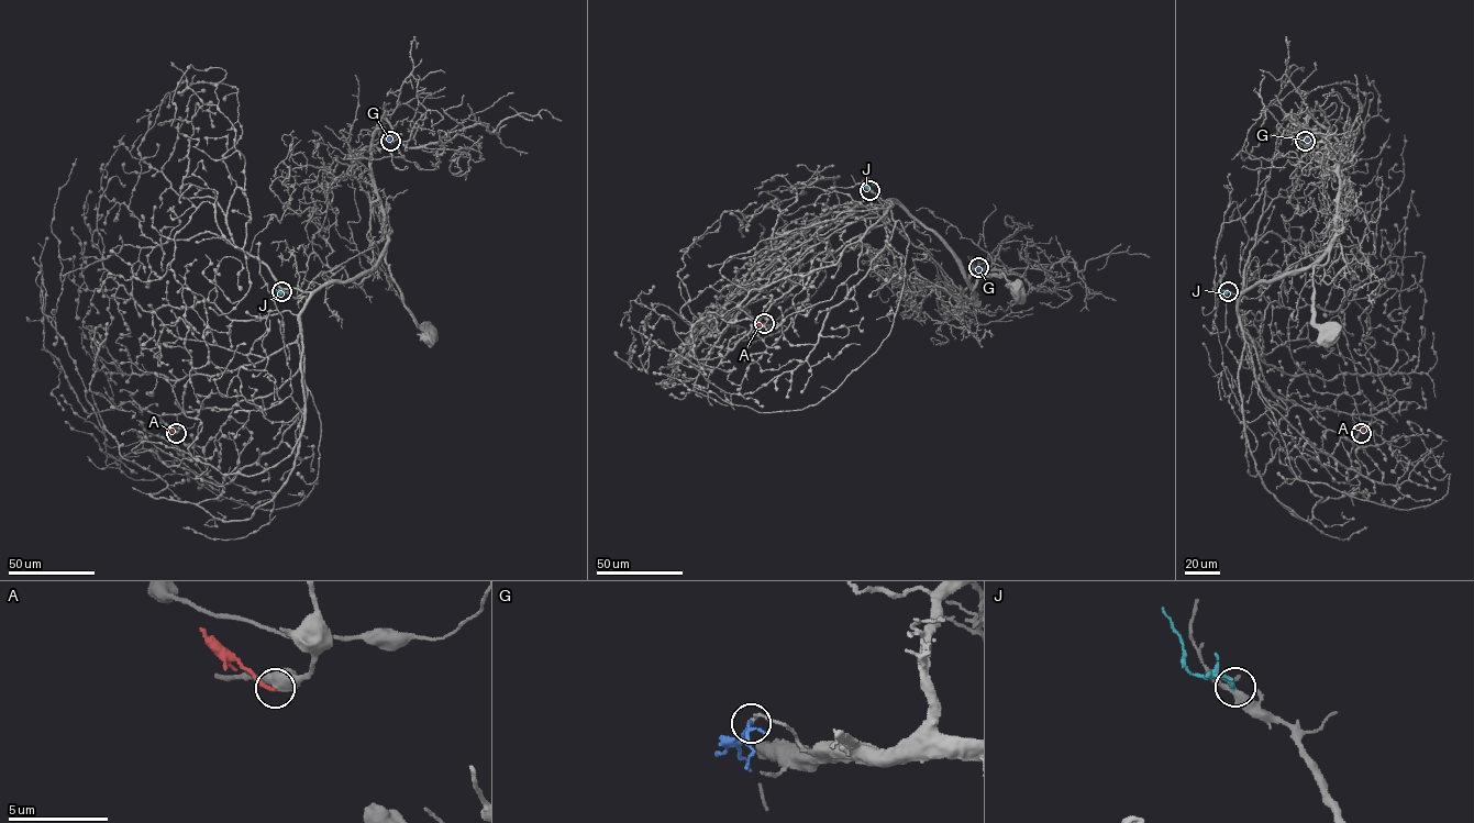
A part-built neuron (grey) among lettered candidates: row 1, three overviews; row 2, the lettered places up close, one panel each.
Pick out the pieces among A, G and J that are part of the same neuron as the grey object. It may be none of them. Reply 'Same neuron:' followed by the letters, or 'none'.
Same neuron: none

